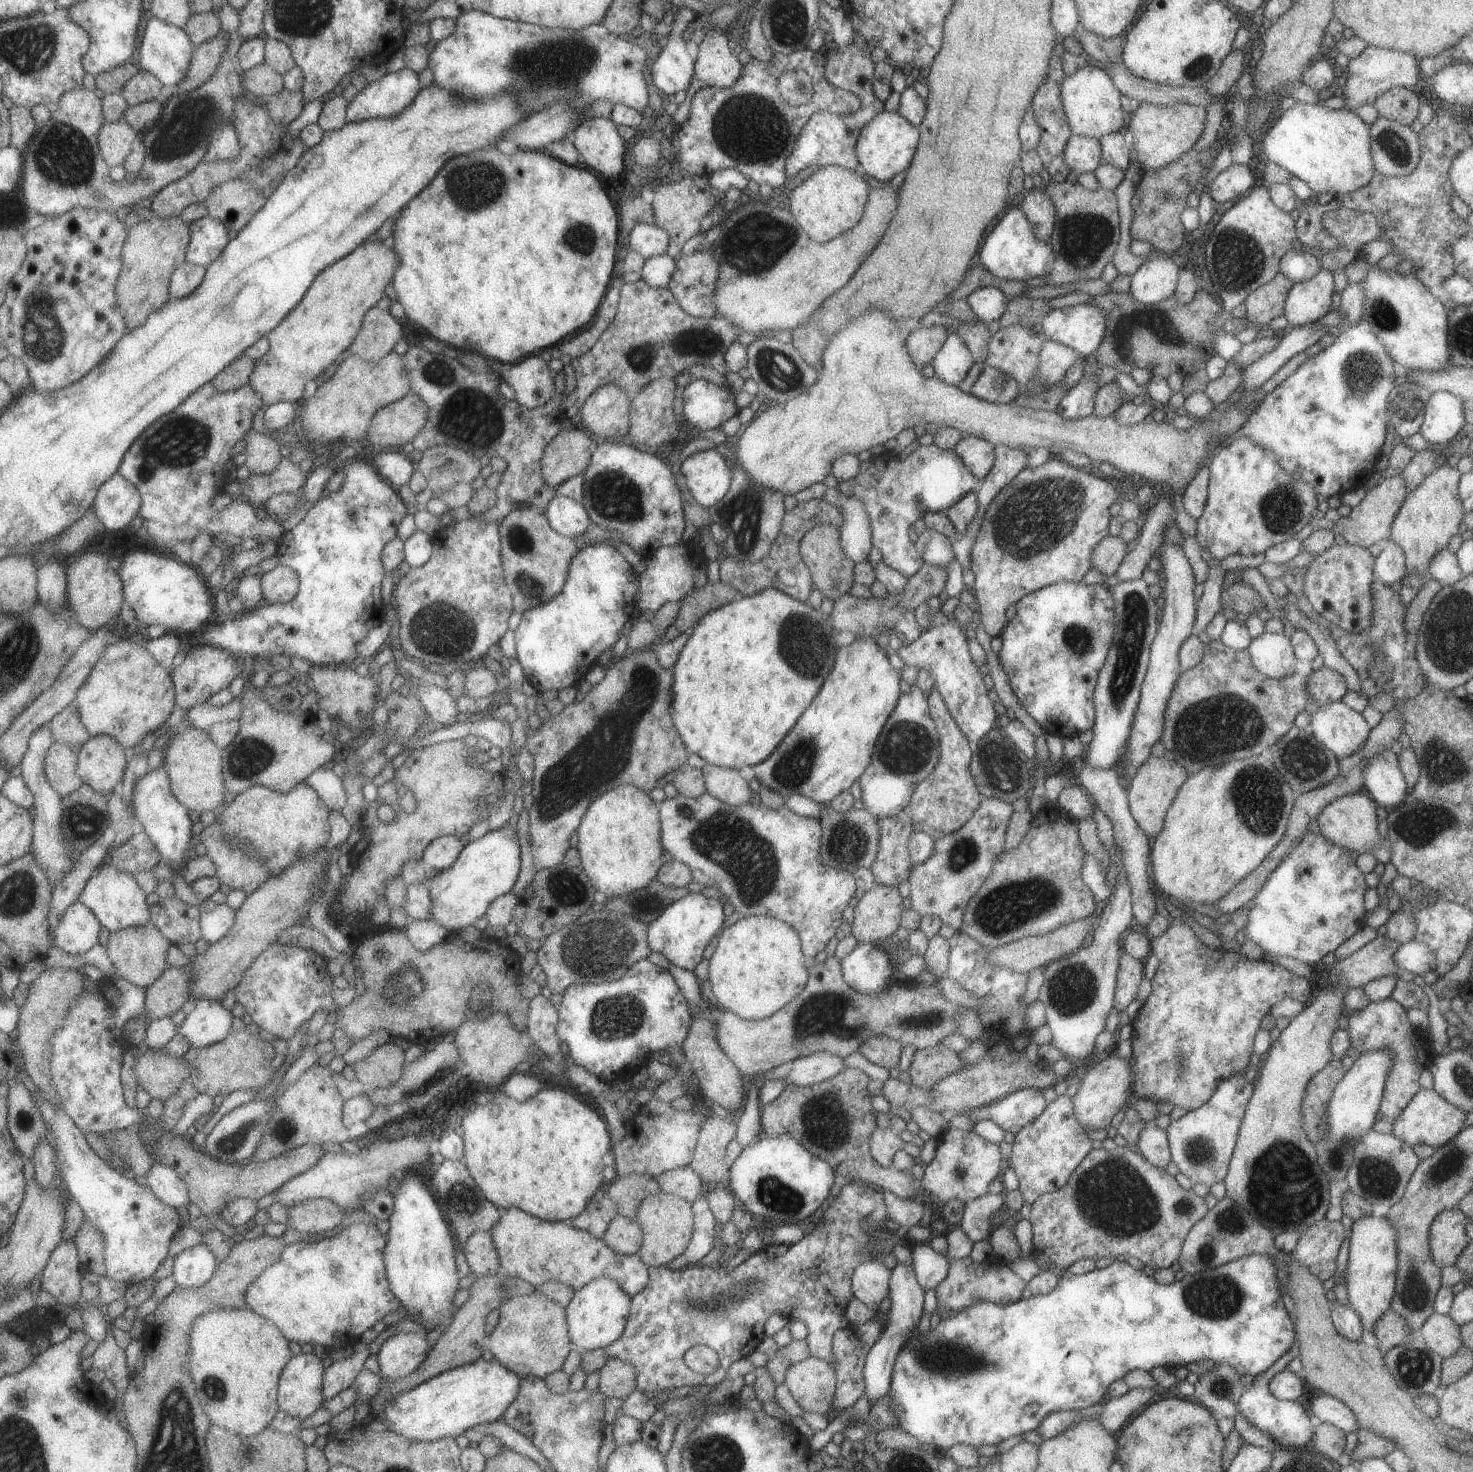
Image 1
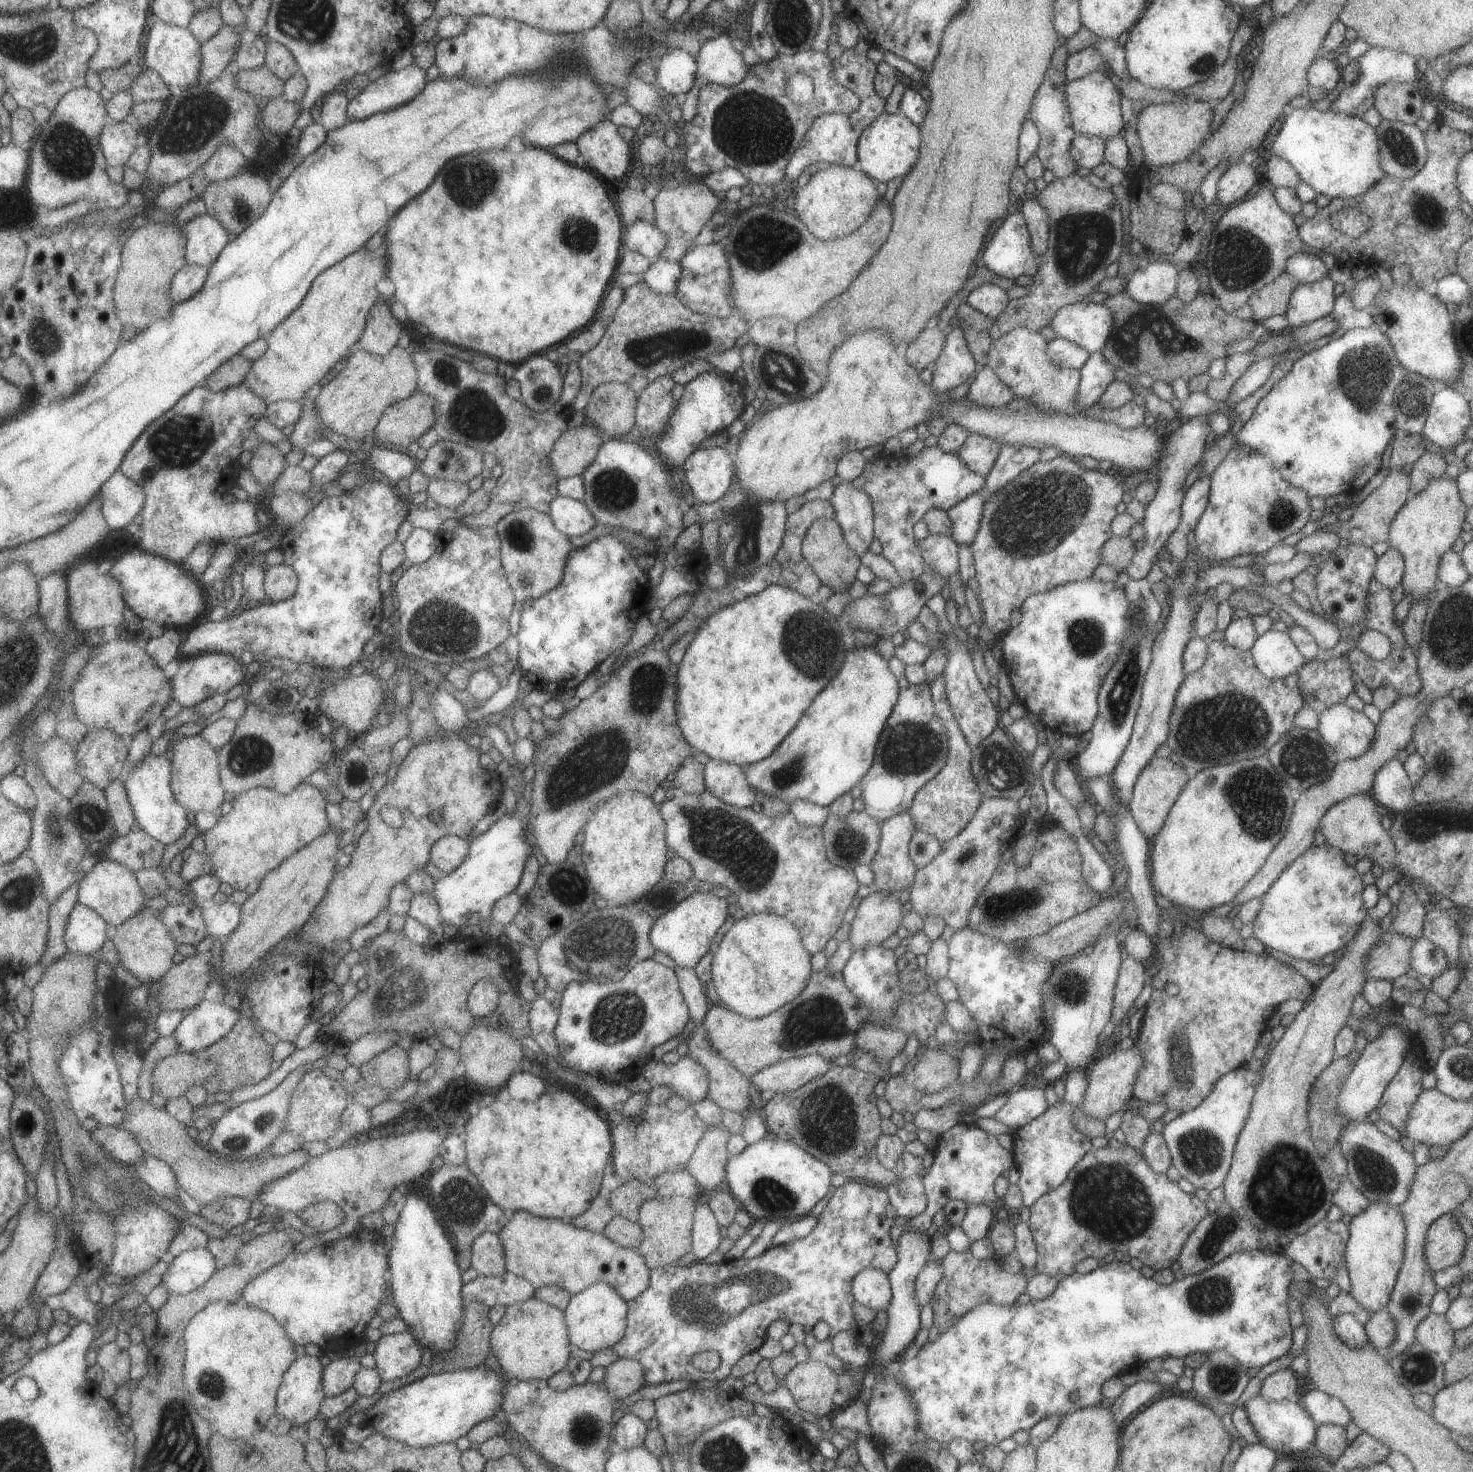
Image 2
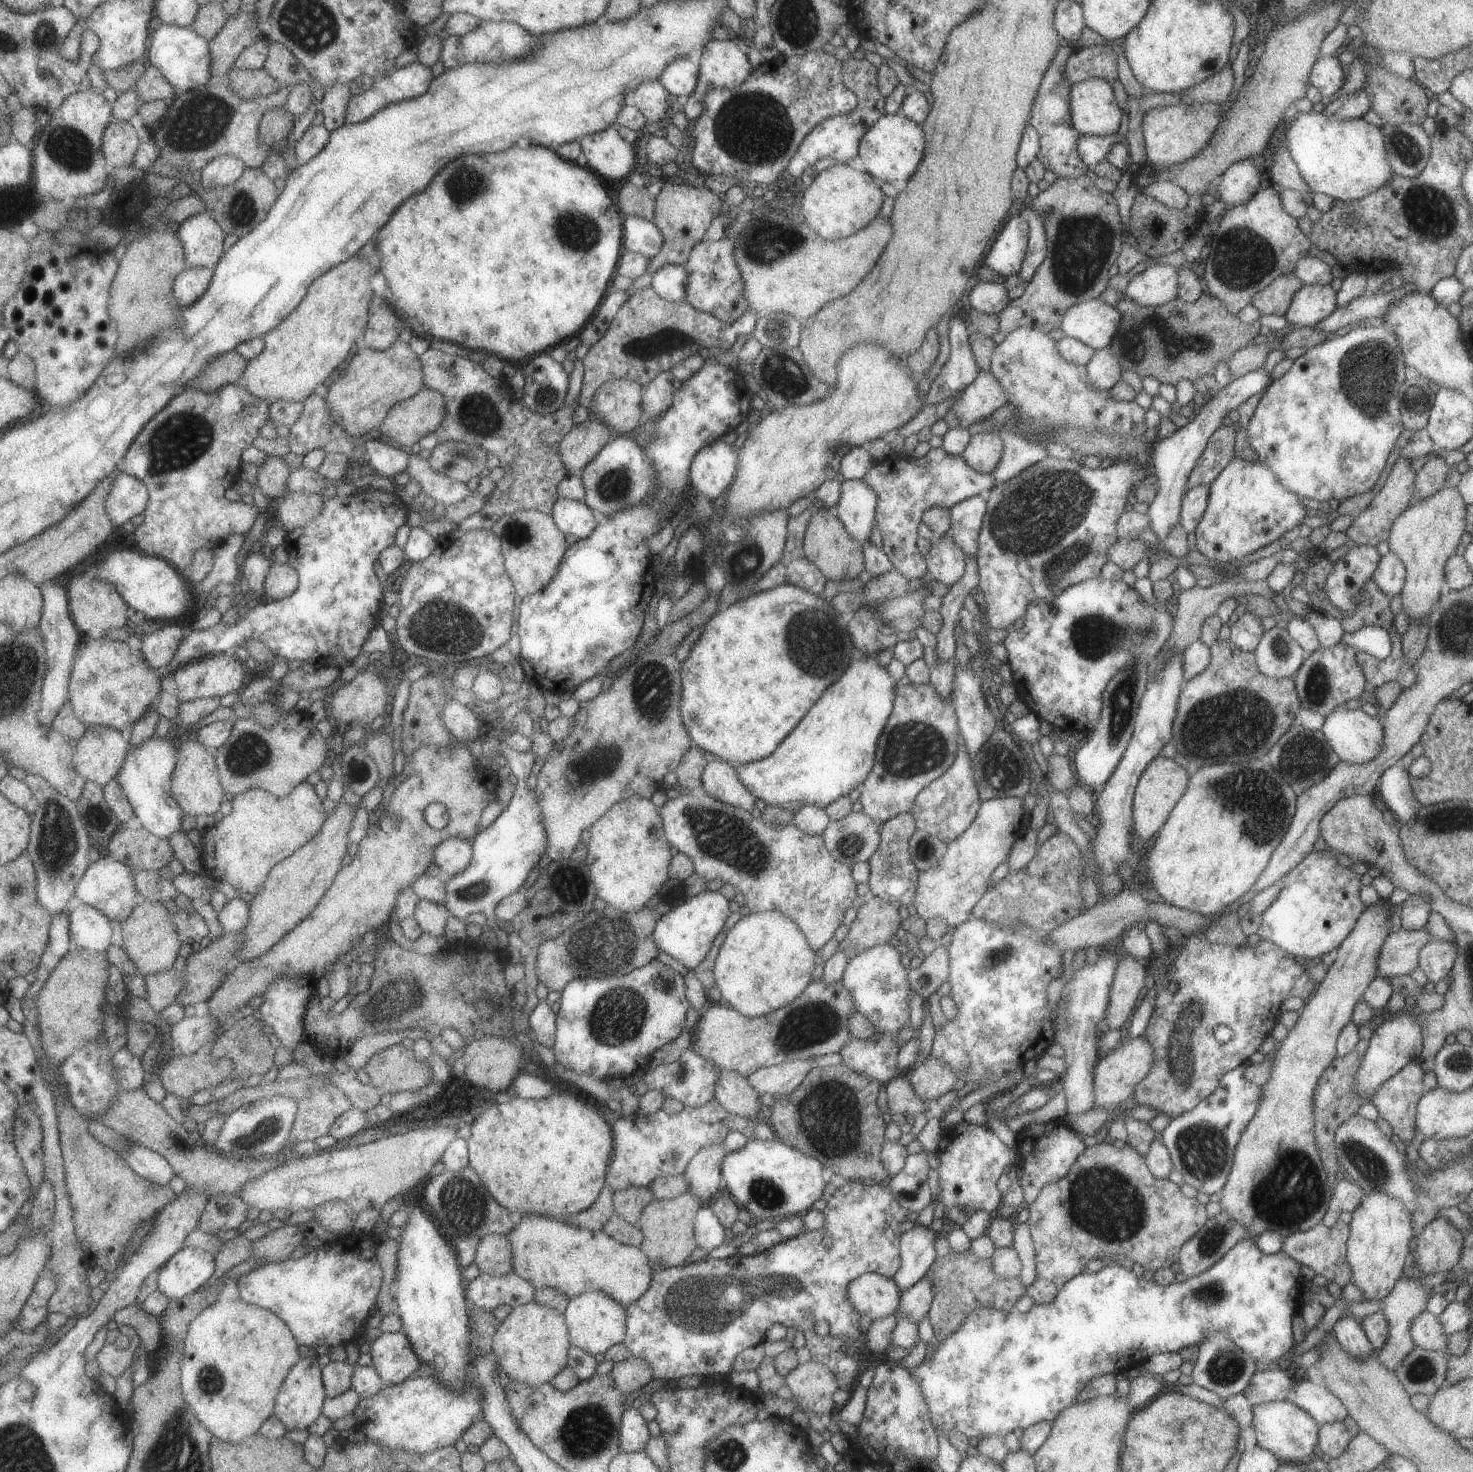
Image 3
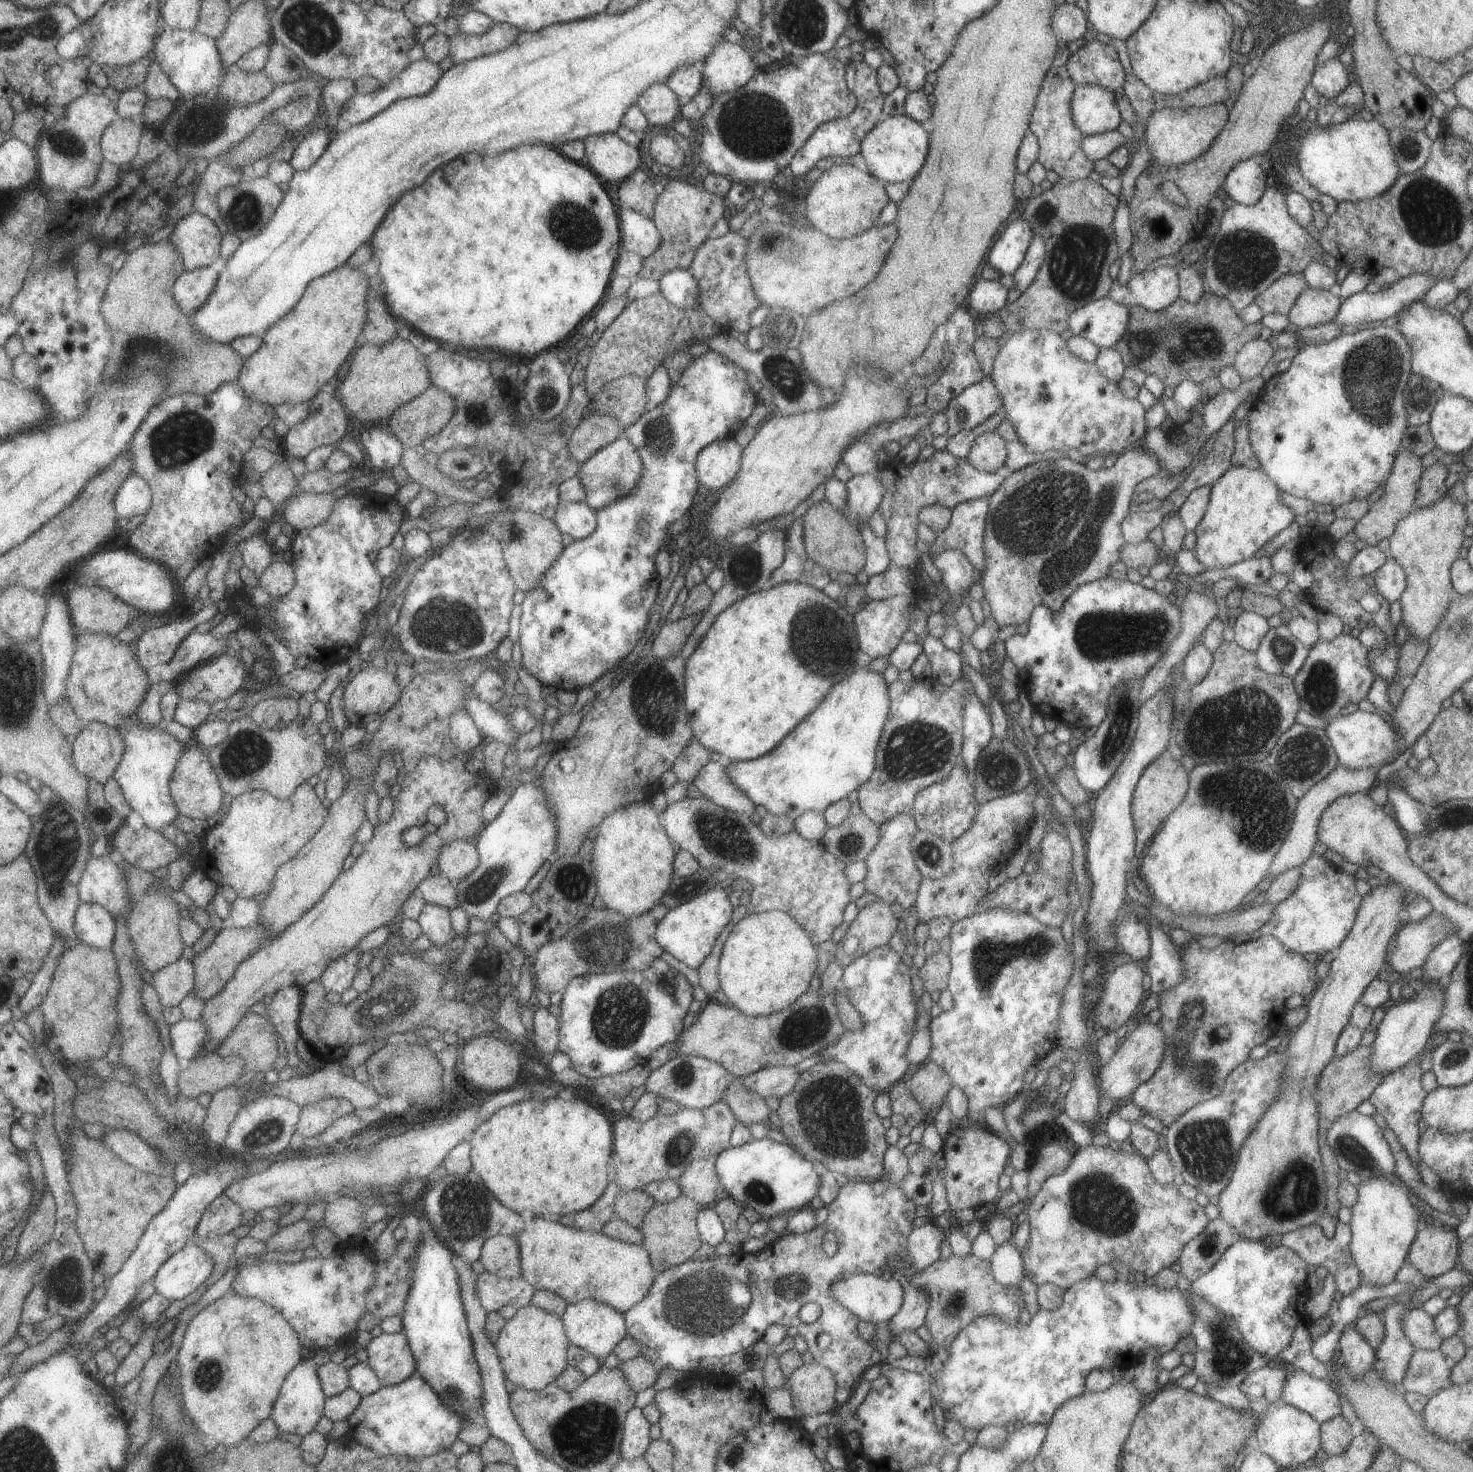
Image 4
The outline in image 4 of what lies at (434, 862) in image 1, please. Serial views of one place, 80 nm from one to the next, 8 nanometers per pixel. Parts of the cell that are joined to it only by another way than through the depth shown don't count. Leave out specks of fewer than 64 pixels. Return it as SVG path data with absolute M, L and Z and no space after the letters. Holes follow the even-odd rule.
M456 840L440 848L438 868L451 883L469 876L480 863L476 844L471 841Z

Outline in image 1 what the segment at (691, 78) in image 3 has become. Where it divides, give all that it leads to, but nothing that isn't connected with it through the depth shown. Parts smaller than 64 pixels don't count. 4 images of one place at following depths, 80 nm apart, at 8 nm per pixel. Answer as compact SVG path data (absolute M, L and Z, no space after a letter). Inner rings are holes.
M680 7L671 26L667 28L668 42L652 61L652 78L655 88L673 95L687 90L693 76L695 61L685 49L684 37L688 27L697 19L697 13L689 8Z

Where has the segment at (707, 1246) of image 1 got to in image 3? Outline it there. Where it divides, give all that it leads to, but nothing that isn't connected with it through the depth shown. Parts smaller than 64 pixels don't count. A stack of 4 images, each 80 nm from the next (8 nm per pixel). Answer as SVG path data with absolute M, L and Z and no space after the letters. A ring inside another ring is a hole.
M701 1205L694 1218L694 1239L696 1246L709 1253L713 1248L724 1243L723 1227L709 1208Z

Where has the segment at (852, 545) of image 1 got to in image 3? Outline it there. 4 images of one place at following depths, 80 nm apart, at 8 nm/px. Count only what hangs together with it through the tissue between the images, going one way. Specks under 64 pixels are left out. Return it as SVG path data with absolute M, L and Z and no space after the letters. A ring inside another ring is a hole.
M845 479L840 495L834 499L833 512L845 530L861 546L869 541L876 513L877 495L861 479Z

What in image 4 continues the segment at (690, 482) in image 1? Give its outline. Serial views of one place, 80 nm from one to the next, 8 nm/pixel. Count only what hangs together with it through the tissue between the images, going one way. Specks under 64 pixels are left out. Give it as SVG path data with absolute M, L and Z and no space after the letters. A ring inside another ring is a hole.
M734 437L714 440L702 448L695 459L699 486L717 490L729 485L739 472L742 450Z

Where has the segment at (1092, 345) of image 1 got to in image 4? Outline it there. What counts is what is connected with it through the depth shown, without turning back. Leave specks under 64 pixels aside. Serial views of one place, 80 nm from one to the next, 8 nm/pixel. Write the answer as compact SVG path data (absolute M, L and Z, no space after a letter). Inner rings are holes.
M1105 296L1075 309L1067 319L1073 335L1090 340L1099 349L1117 344L1127 328L1128 308Z

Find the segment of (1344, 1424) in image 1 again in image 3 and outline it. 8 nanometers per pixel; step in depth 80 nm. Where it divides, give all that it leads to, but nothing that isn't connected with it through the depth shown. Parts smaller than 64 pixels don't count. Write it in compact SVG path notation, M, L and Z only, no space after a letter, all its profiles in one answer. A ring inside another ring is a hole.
M1308 1379L1292 1384L1287 1401L1302 1408L1318 1425L1342 1421L1347 1415L1343 1403L1323 1383L1314 1384Z

